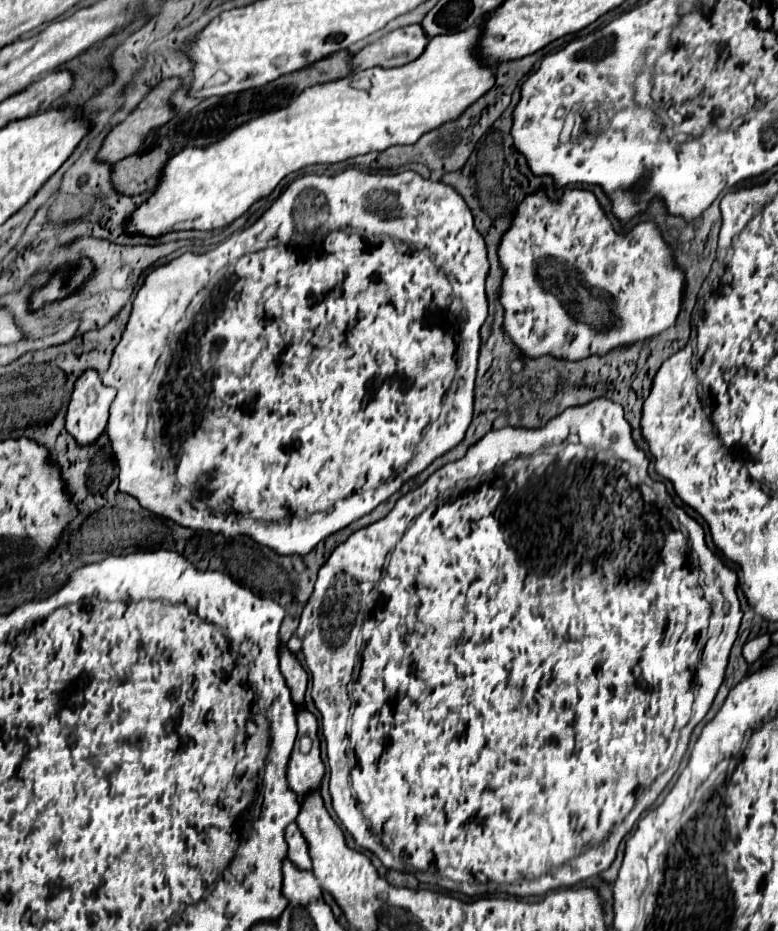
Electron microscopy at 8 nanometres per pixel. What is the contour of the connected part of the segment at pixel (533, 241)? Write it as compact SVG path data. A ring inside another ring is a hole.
M544 188L526 196L526 200L522 200L522 204L518 204L518 208L514 212L512 226L502 234L502 240L500 240L500 246L498 246L498 260L500 260L500 268L504 270L504 276L502 276L502 282L500 282L500 304L504 308L502 332L512 340L512 344L526 358L552 356L552 358L558 358L558 360L576 362L576 360L584 360L588 356L606 356L608 352L616 350L618 346L644 342L644 340L654 338L654 336L662 334L664 330L672 328L676 324L680 308L682 308L686 276L684 276L684 270L676 264L676 260L672 256L672 246L664 240L658 224L656 222L638 222L632 230L618 232L618 230L614 230L610 218L606 216L604 208L596 200L594 192L590 192L590 190L580 190L580 188L564 190L558 196L558 200L550 198ZM608 266L612 266L612 272L606 272Z

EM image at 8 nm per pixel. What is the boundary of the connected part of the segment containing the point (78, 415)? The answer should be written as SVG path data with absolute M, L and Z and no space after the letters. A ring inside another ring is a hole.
M86 370L78 376L66 414L66 430L78 440L78 444L90 444L102 434L114 396L114 388L102 384L96 370Z

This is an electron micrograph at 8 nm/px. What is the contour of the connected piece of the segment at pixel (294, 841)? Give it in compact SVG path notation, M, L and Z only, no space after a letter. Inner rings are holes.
M294 822L286 828L286 842L288 842L288 858L298 868L310 870L312 862L310 862L310 856L308 856L308 846L306 846L306 840L302 838L302 834L300 834L300 830Z

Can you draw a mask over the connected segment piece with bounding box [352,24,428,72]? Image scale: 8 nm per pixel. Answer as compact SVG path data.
M420 24L398 28L386 34L384 38L380 38L378 42L360 50L352 60L354 72L360 72L372 66L394 68L394 66L408 64L424 52L426 44L428 44L428 36L426 32L422 32Z

